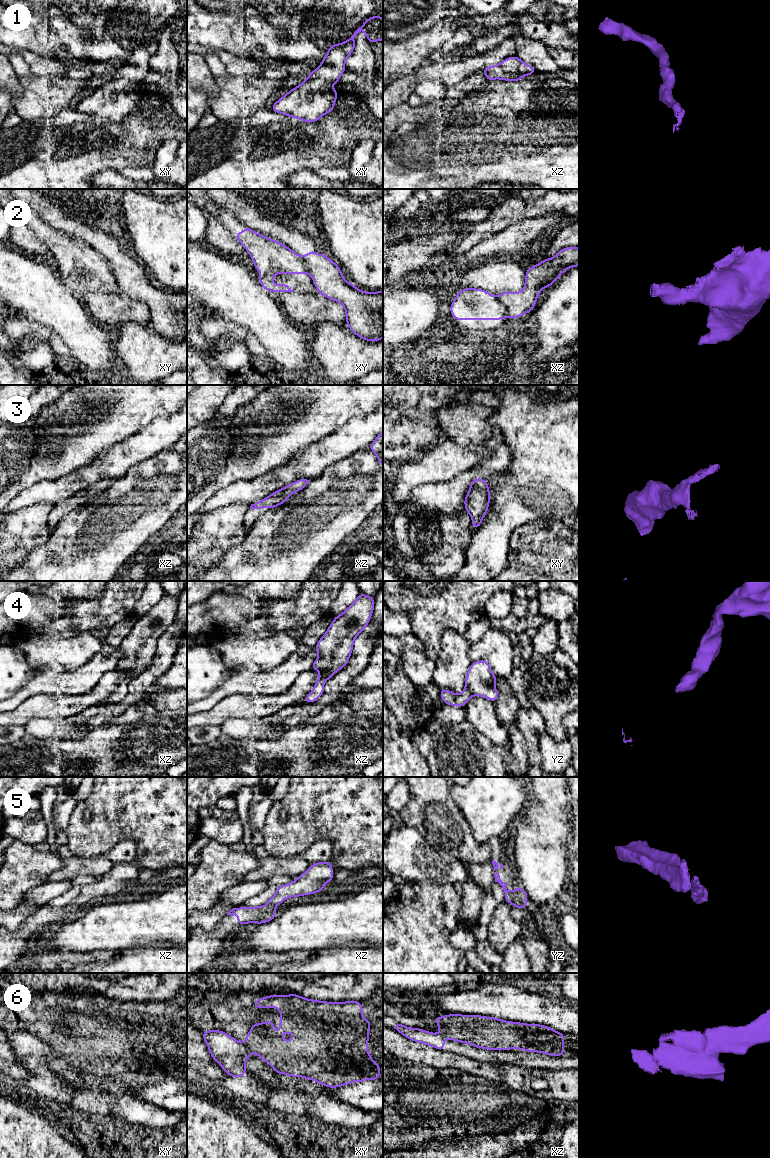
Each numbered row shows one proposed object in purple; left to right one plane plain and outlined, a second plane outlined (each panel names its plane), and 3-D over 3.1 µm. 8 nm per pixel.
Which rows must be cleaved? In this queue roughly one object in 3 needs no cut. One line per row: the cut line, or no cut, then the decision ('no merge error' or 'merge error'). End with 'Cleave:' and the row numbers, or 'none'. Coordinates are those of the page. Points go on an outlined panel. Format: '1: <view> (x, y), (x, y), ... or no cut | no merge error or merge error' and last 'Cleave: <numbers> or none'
1: no cut | no merge error
2: xz (497, 298), (505, 306), (509, 317) | merge error
3: no cut | no merge error
4: no cut | no merge error
5: no cut | no merge error
6: xy (242, 1043), (250, 1053) | merge error
Cleave: 2, 6

